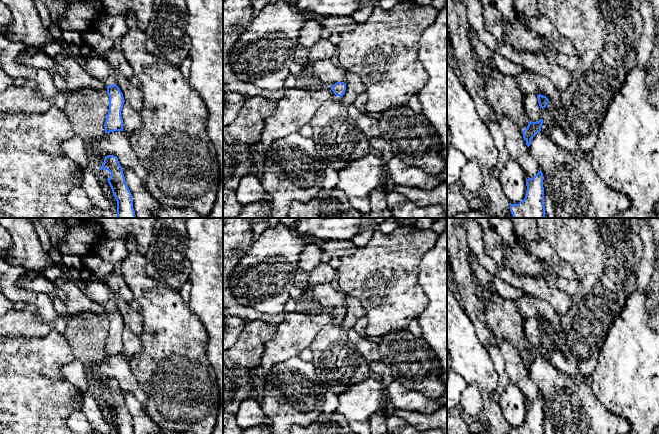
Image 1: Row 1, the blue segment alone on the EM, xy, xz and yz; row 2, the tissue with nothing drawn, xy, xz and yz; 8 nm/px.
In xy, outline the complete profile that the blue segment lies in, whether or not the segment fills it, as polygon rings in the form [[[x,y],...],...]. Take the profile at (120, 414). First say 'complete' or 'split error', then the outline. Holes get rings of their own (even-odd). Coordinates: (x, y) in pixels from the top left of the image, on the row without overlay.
complete | [[[106,380],[100,394],[102,393],[111,397],[111,401],[107,404],[117,425],[117,434],[134,434],[132,418],[126,408],[123,393],[117,381]]]

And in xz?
split error | [[[337,306],[331,313],[335,319],[319,330],[309,348],[319,381],[338,396],[349,386],[367,379],[370,368],[341,325],[346,308]]]

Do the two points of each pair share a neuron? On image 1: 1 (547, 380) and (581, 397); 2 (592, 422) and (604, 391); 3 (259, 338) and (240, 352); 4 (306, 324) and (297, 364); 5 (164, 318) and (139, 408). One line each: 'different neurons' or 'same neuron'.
1: same neuron
2: different neurons
3: same neuron
4: different neurons
5: different neurons

